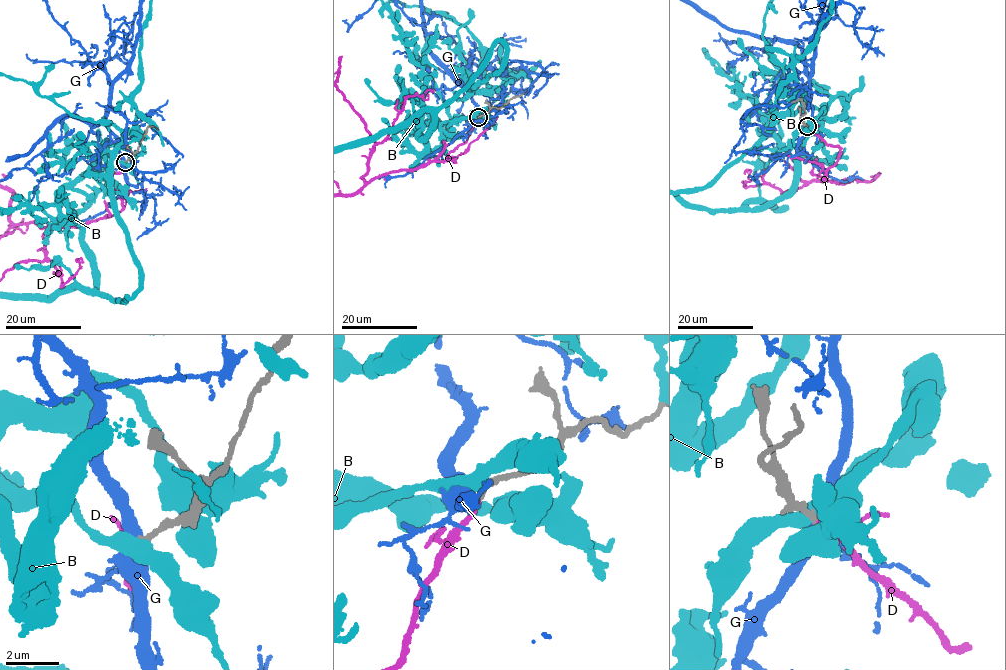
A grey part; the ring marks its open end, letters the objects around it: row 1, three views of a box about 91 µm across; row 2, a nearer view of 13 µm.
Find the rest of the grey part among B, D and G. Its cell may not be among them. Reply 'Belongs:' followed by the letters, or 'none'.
Belongs: D

